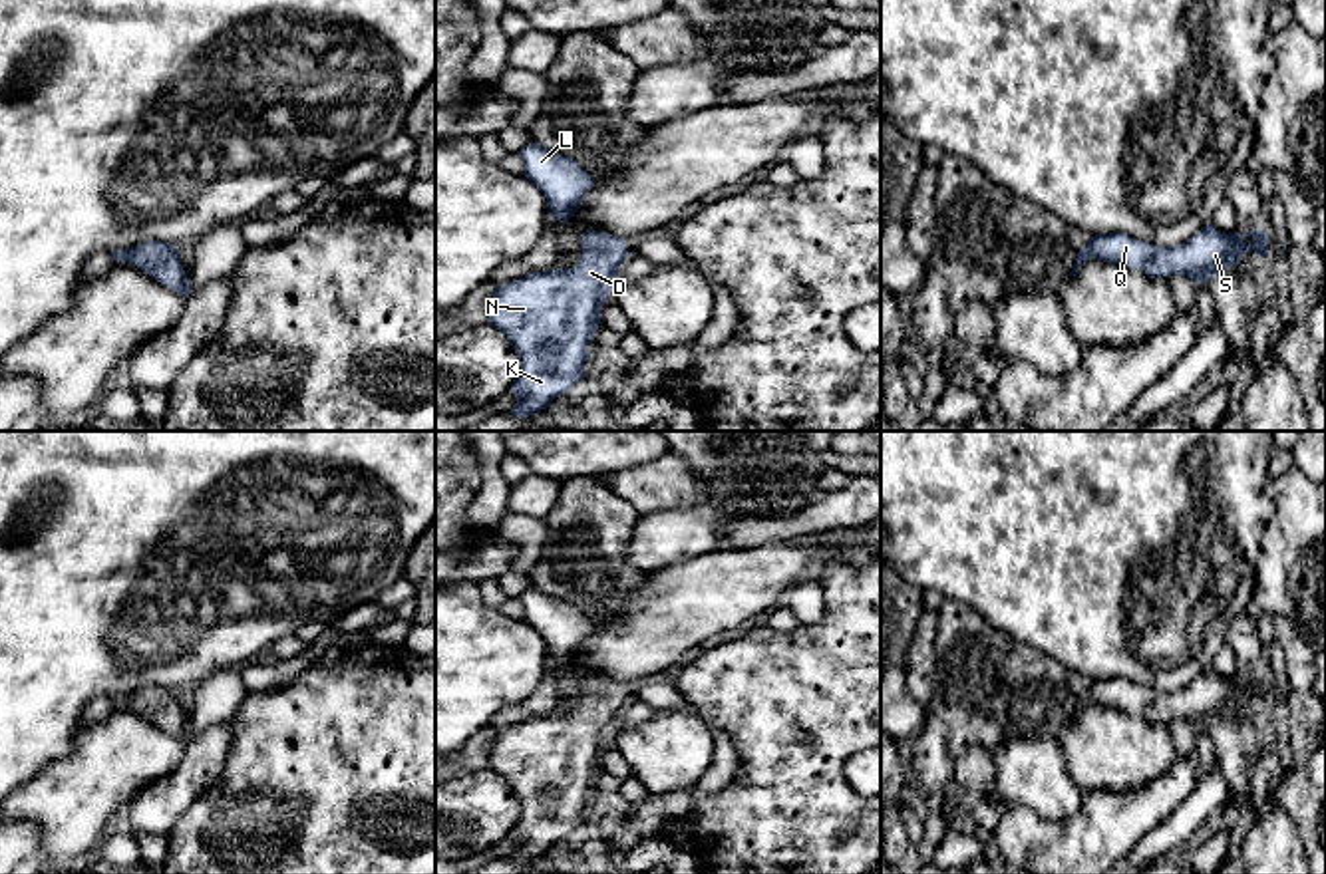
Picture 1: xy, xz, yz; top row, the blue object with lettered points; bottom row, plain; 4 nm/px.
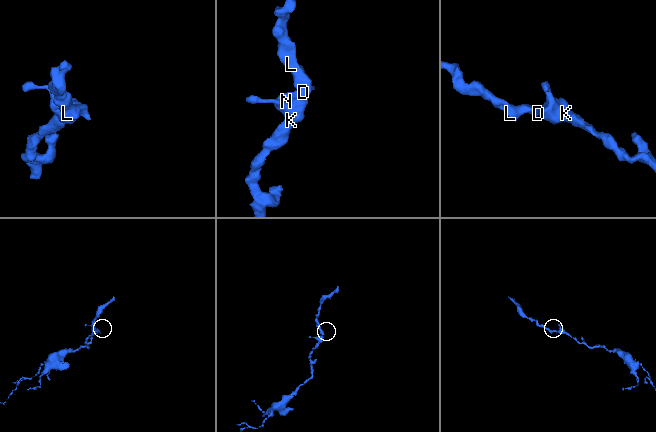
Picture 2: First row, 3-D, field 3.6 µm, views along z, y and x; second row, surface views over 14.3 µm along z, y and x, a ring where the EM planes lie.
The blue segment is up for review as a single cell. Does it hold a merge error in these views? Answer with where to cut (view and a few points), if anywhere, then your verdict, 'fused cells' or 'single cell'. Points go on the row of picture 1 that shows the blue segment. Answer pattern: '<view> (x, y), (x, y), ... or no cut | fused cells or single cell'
no cut | single cell

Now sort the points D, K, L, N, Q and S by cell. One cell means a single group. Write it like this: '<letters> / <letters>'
D K L N Q S

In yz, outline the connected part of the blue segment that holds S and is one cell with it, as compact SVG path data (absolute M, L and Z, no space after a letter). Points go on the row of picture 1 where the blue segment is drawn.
M1213 224L1177 246L1153 246L1125 232L1095 234L1077 252L1070 276L1087 260L1115 262L1129 270L1143 270L1149 278L1189 276L1197 284L1211 282L1219 272L1239 266L1246 252L1260 258L1268 252L1268 232L1260 226L1248 234L1221 232Z

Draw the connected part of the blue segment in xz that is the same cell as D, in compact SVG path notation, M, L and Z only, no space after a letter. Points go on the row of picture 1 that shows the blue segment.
M608 232L580 234L582 254L573 268L533 272L509 284L495 286L489 324L513 346L521 369L509 391L517 403L509 413L529 417L547 409L555 397L565 395L586 377L588 346L600 324L600 308L608 298L618 270L630 256L626 242Z

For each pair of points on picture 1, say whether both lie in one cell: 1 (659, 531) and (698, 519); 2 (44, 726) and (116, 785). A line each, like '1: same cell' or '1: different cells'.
1: same cell
2: different cells

